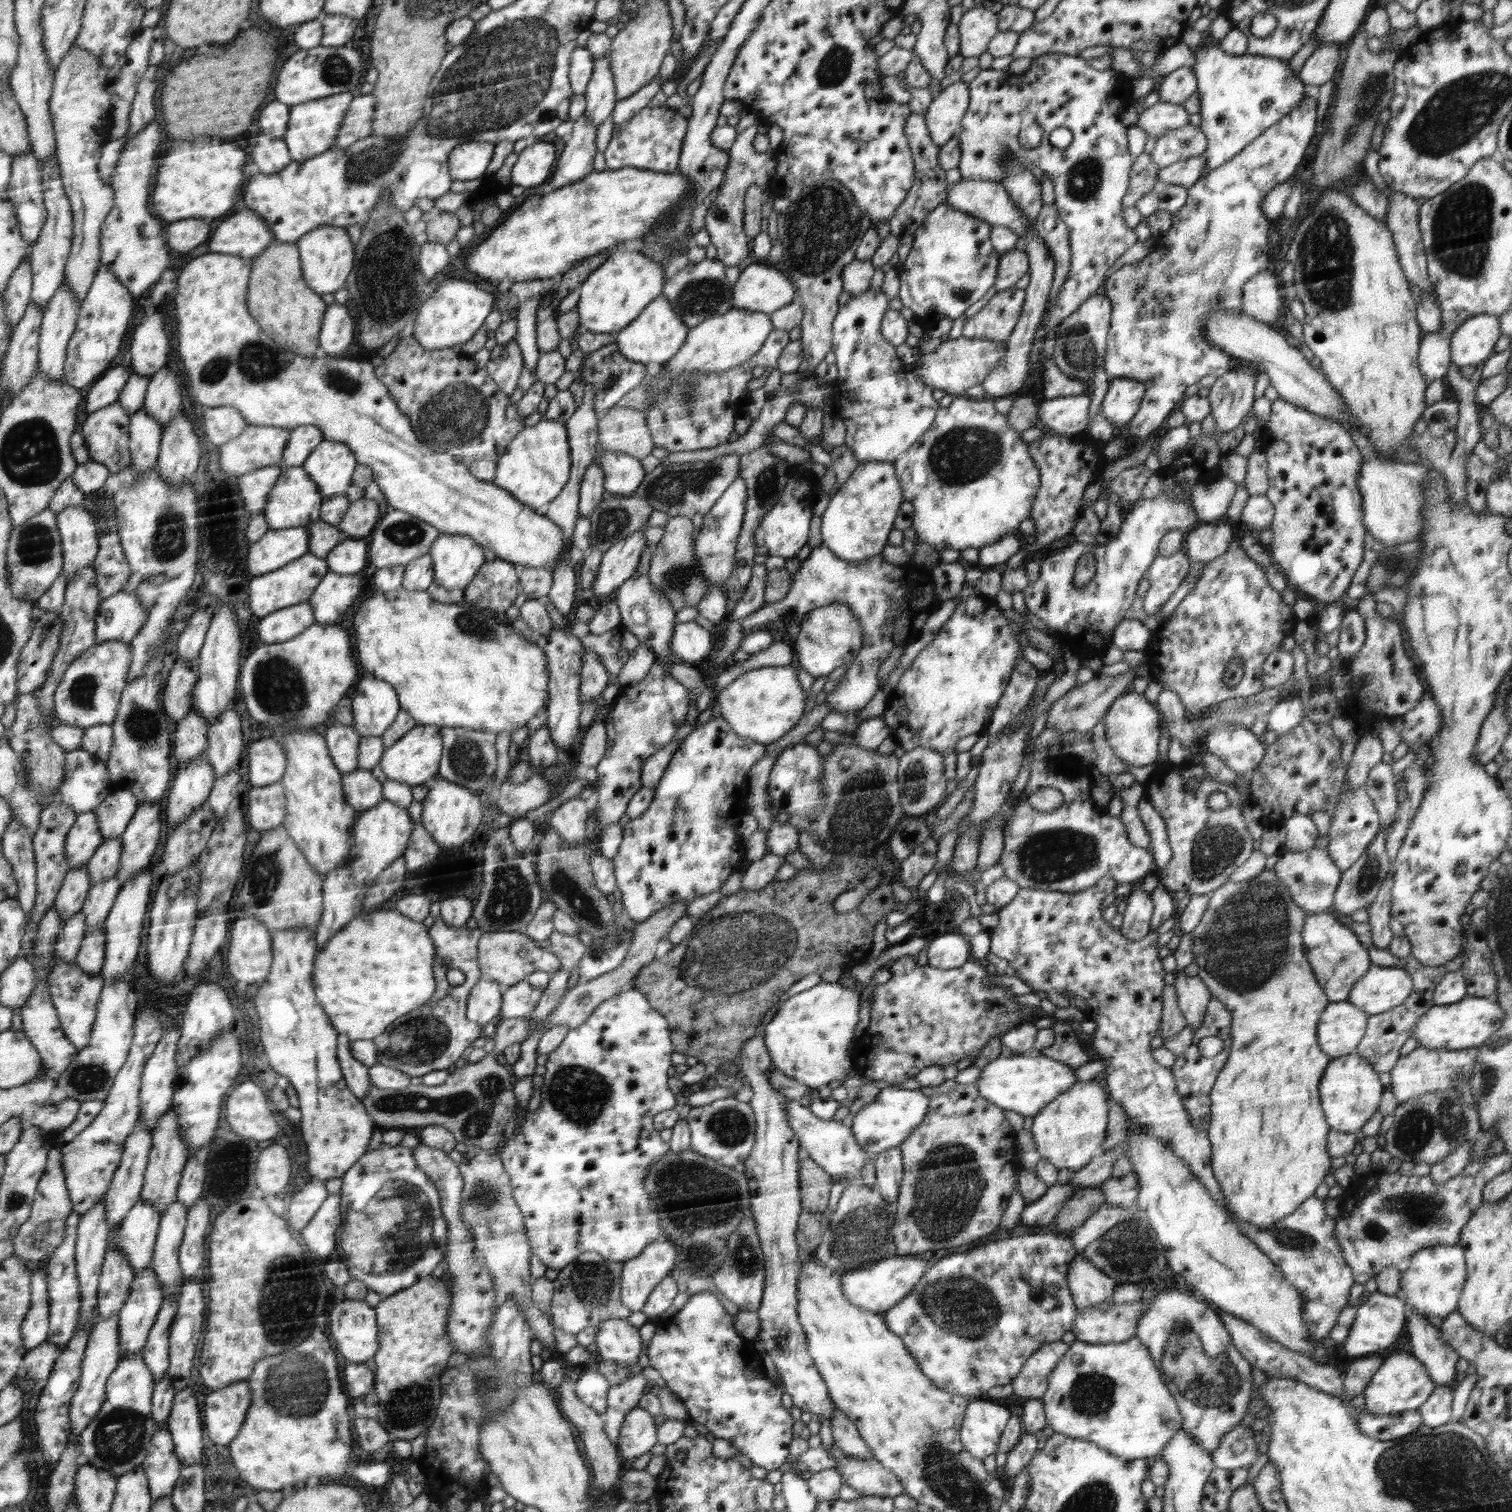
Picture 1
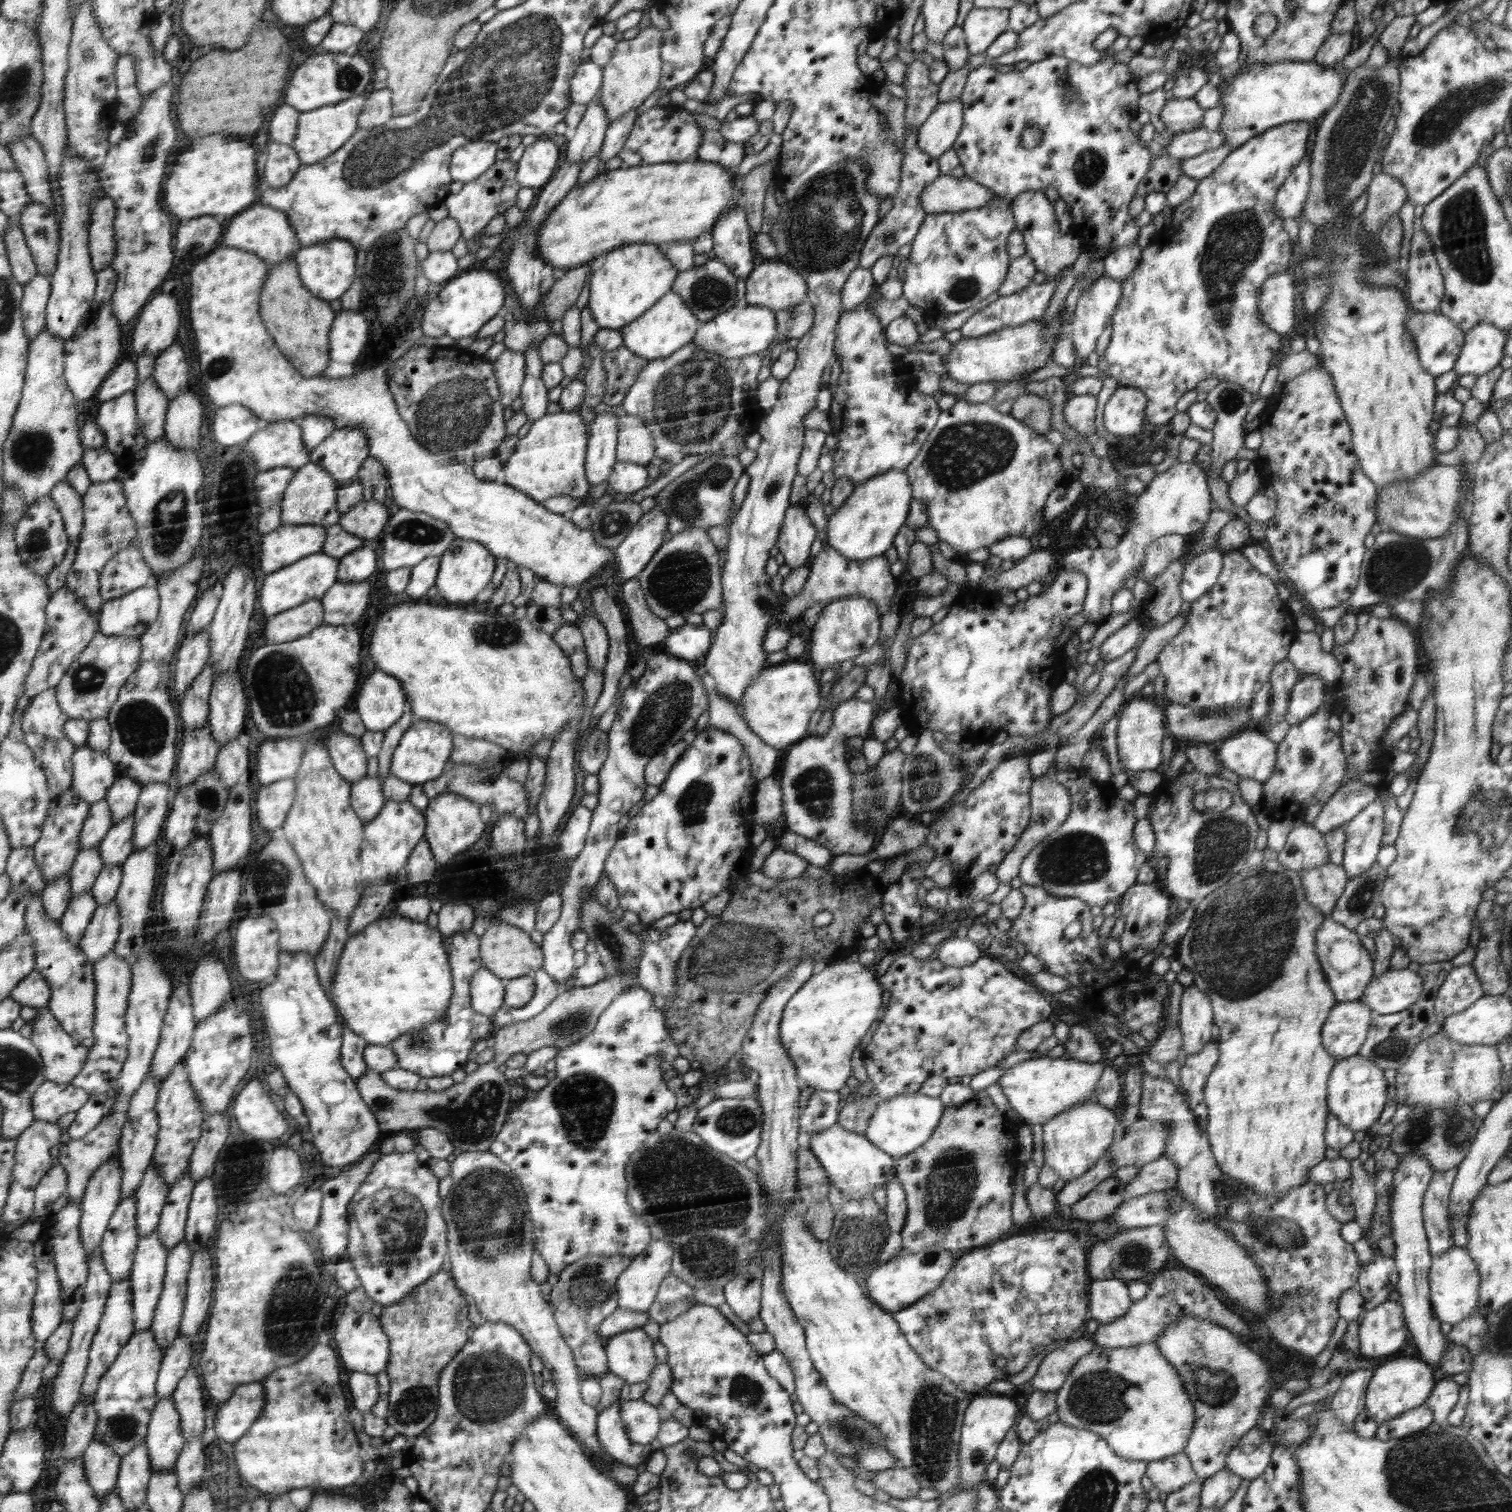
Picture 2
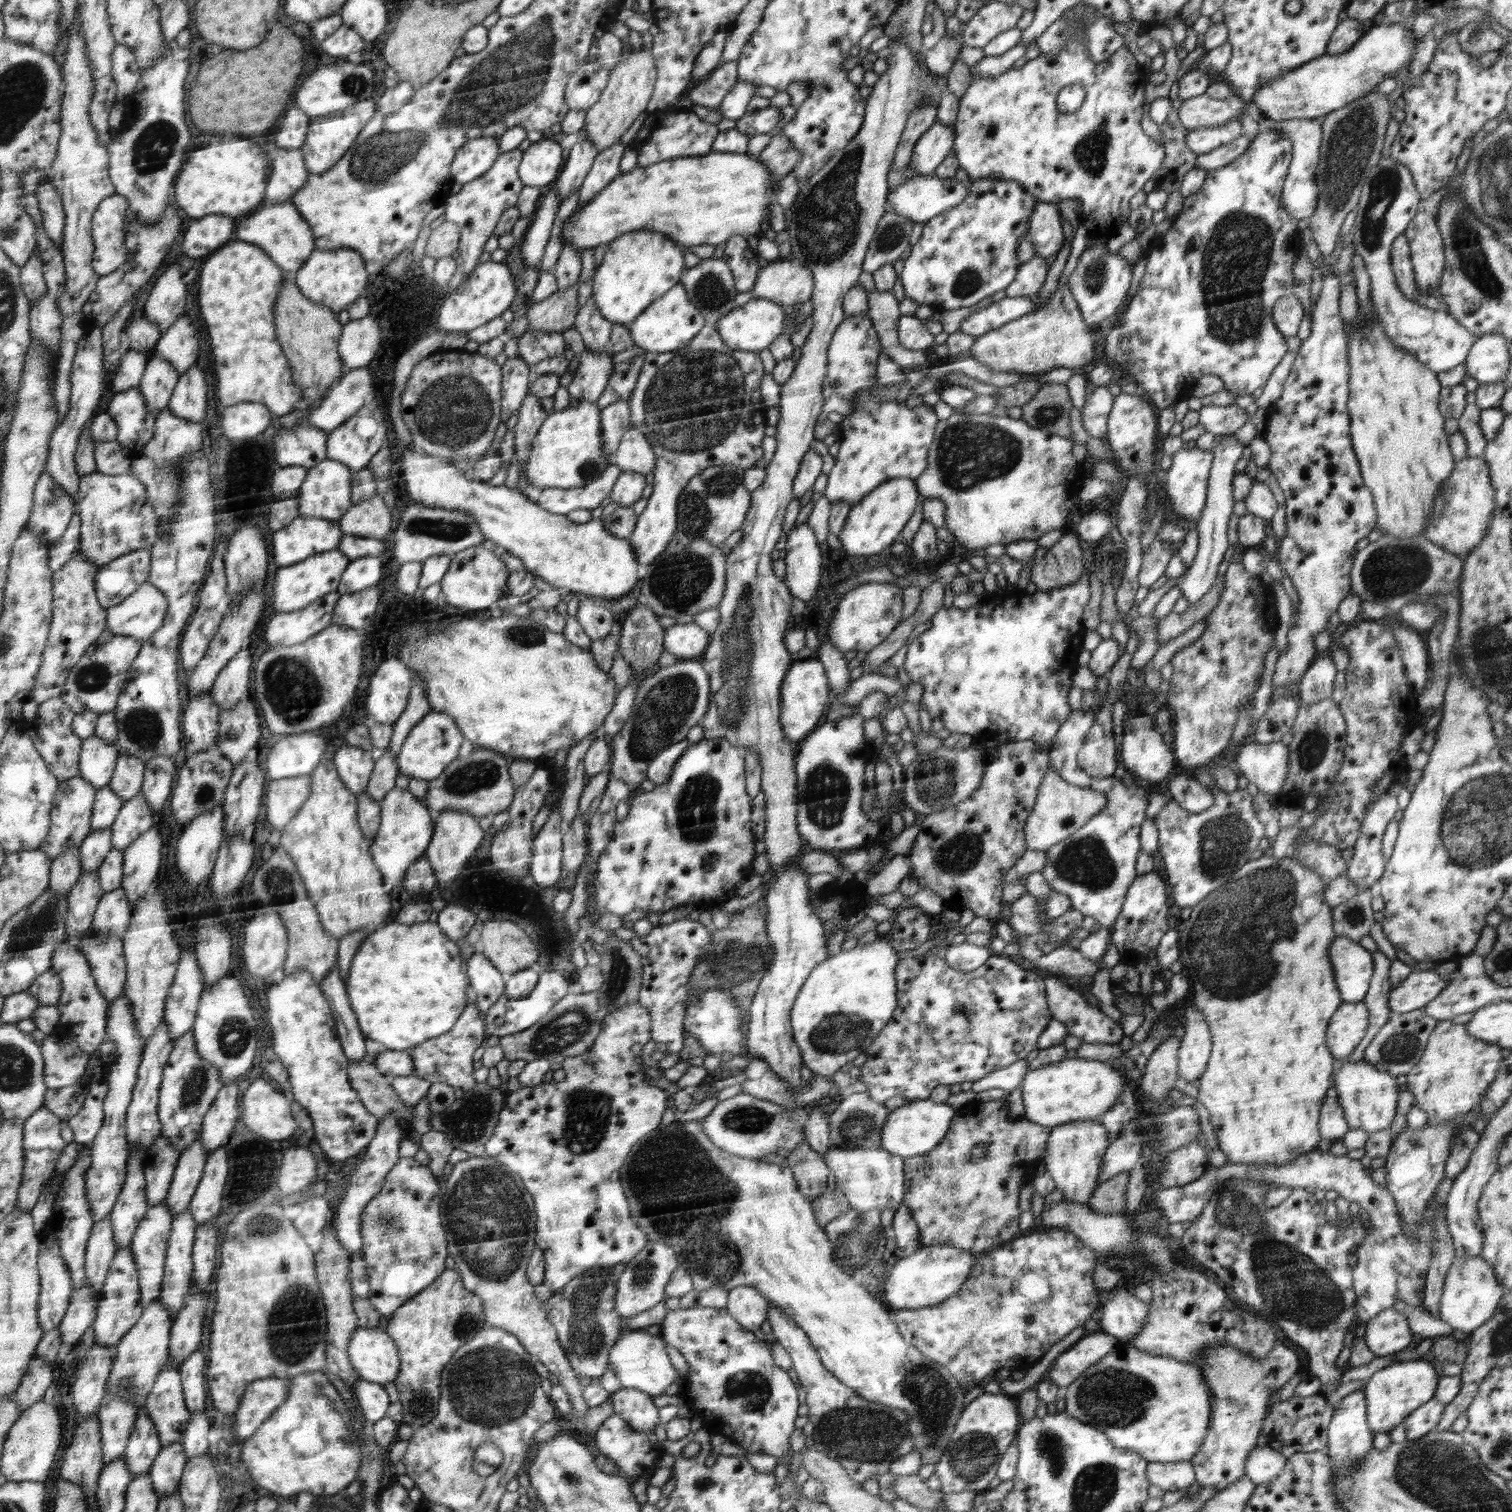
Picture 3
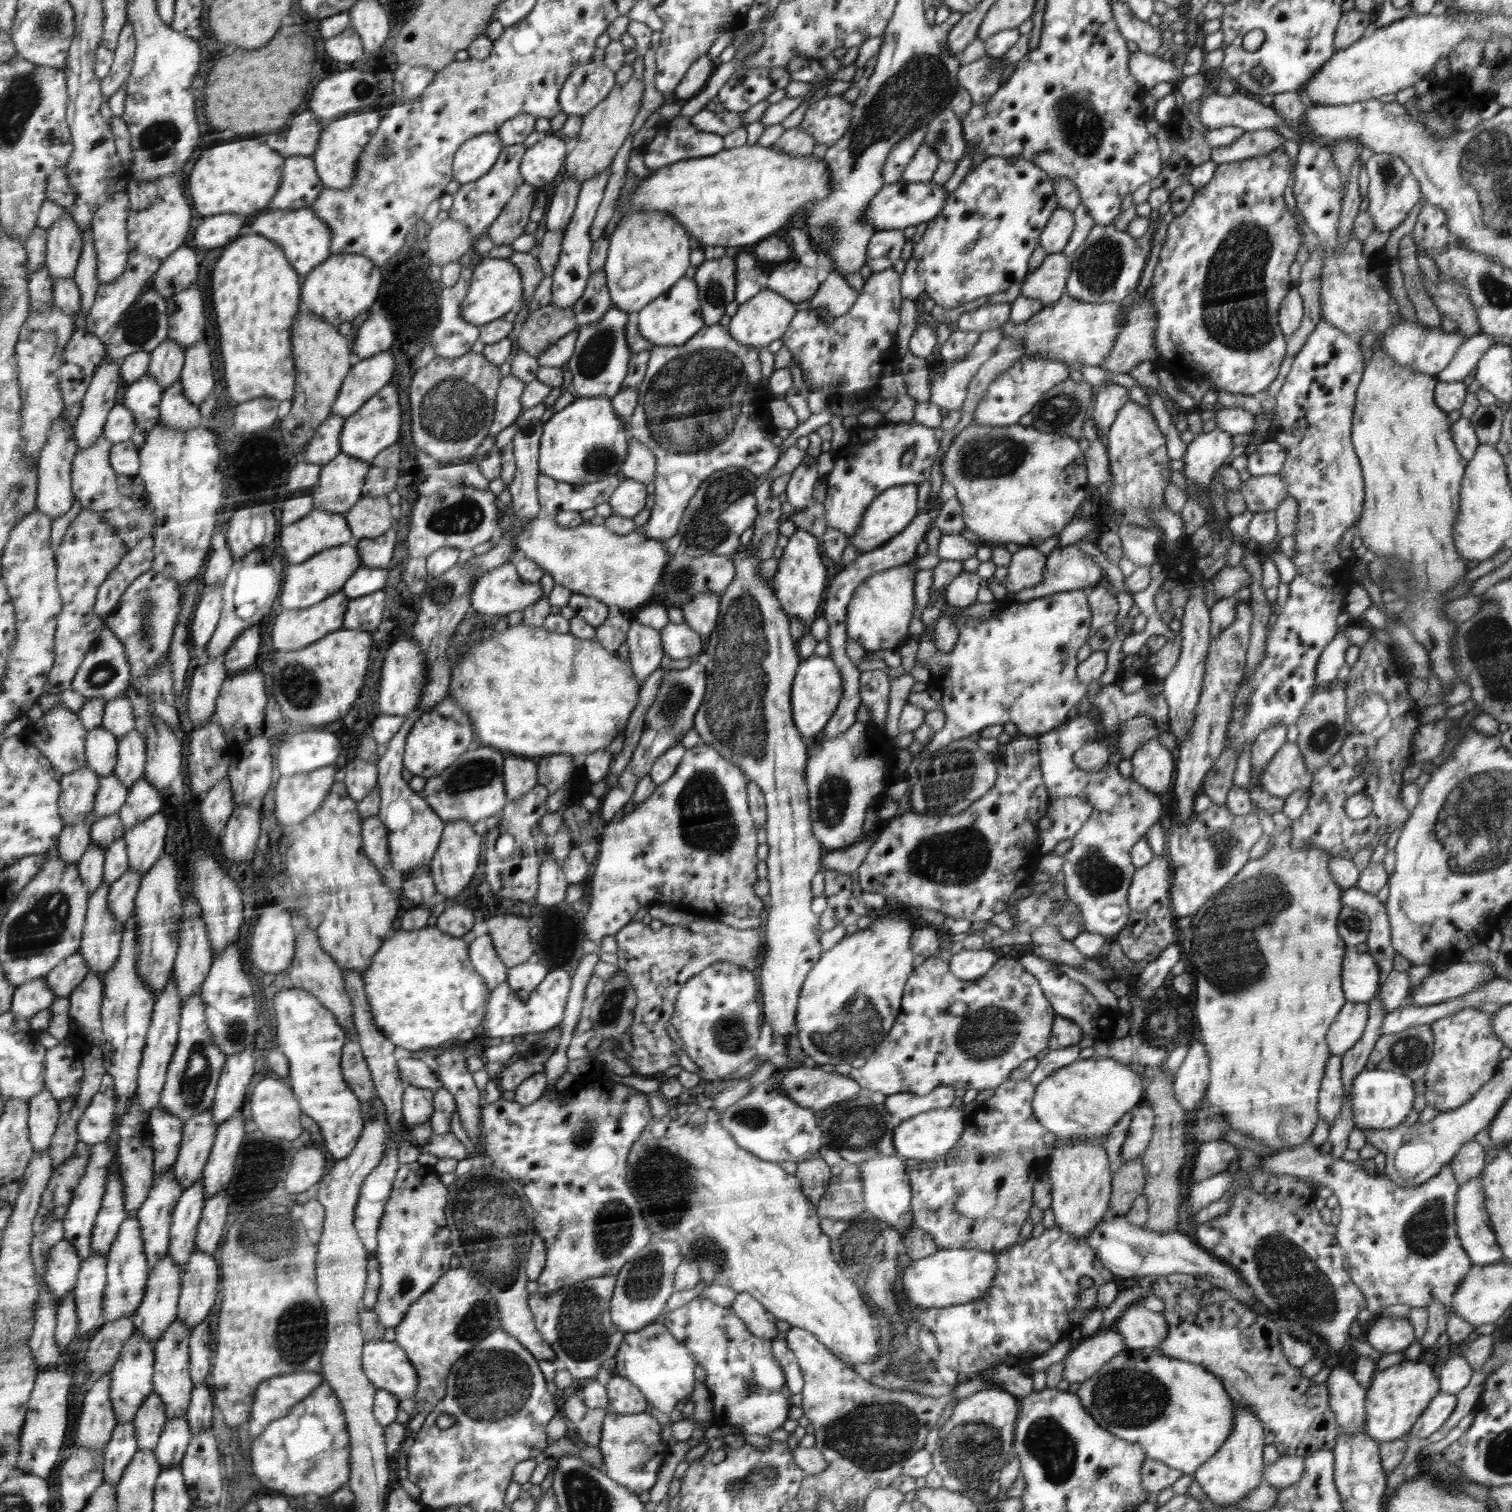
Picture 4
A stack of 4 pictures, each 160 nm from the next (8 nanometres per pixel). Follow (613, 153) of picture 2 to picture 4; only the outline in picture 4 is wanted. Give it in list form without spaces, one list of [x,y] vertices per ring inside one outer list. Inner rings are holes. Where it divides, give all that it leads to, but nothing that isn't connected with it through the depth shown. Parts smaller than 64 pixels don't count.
[[[604,169],[597,177],[590,178],[581,184],[577,198],[576,208],[571,216],[570,222],[565,226],[563,234],[561,253],[552,273],[552,305],[559,309],[571,308],[571,306],[582,296],[586,288],[590,274],[590,250],[592,250],[592,240],[590,239],[590,226],[598,210],[598,205],[602,202],[604,188],[610,176],[610,169]]]

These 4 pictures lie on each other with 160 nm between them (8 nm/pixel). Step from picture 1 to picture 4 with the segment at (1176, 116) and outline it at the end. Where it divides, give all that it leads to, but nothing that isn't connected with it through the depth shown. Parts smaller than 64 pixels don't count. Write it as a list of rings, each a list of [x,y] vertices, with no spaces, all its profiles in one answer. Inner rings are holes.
[[[1236,92],[1230,96],[1211,93],[1199,101],[1201,106],[1196,112],[1197,117],[1208,129],[1236,126],[1244,131],[1256,131],[1290,126],[1272,104],[1265,106],[1243,93]]]

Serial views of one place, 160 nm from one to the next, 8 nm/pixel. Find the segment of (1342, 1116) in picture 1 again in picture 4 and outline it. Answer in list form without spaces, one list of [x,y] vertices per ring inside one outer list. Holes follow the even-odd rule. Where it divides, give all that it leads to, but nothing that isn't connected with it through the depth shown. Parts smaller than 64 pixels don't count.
[[[1362,1069],[1352,1080],[1351,1109],[1355,1126],[1364,1128],[1394,1128],[1402,1125],[1412,1110],[1414,1080],[1399,1071]]]

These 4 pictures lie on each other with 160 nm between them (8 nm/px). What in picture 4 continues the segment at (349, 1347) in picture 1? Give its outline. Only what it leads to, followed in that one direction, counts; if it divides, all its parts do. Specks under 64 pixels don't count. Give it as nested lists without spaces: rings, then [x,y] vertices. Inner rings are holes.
[[[365,1341],[362,1363],[369,1381],[378,1389],[397,1394],[402,1400],[417,1392],[418,1372],[406,1351],[394,1341]]]

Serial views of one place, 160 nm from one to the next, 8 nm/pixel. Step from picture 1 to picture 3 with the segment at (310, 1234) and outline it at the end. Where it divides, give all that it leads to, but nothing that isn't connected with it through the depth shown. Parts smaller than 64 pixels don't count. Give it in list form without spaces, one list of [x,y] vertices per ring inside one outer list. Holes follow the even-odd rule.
[[[393,1112],[382,1118],[381,1126],[379,1126],[377,1134],[371,1141],[371,1145],[366,1149],[366,1154],[363,1154],[361,1163],[358,1163],[347,1178],[347,1187],[343,1192],[343,1198],[336,1206],[333,1212],[331,1226],[337,1234],[338,1242],[345,1246],[346,1250],[354,1253],[354,1250],[362,1248],[362,1237],[360,1230],[356,1226],[360,1226],[360,1215],[362,1209],[374,1198],[374,1195],[381,1189],[382,1183],[386,1175],[398,1159],[401,1157],[400,1148],[402,1142],[402,1127],[398,1123],[399,1118]]]

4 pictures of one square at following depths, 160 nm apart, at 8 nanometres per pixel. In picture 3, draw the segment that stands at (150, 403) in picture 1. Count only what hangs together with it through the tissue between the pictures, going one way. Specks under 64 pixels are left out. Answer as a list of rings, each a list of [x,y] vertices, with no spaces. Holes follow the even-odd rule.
[[[181,314],[176,323],[162,334],[154,350],[162,359],[174,364],[178,375],[182,376],[198,360],[198,334],[198,328],[192,326],[188,316]]]

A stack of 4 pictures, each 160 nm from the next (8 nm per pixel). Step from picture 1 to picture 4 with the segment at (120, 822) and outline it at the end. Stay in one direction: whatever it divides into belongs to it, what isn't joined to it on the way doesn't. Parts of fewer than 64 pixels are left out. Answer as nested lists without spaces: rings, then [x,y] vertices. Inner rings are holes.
[[[132,729],[119,739],[117,763],[113,774],[124,786],[130,788],[144,777],[146,760],[148,760],[148,743],[139,732]]]

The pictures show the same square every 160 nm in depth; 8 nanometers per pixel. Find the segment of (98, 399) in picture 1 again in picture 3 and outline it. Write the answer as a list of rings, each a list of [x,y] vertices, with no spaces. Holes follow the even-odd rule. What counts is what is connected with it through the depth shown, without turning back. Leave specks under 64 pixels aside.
[[[129,350],[112,377],[112,390],[116,393],[122,393],[139,387],[149,358],[148,352]]]

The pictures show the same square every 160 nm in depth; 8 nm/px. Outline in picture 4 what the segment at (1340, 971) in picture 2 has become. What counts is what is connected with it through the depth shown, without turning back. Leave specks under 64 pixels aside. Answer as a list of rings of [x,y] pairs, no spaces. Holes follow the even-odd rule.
[[[1348,947],[1342,961],[1341,985],[1347,1002],[1368,1002],[1380,987],[1383,976],[1368,953]]]

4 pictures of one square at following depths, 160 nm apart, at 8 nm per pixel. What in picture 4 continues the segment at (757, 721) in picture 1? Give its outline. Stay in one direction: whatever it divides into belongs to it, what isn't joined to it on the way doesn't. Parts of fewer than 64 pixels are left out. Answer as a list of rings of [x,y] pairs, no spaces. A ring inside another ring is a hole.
[[[814,654],[802,662],[792,688],[793,721],[801,736],[808,739],[808,736],[823,732],[828,718],[833,716],[834,710],[840,705],[842,693],[844,680],[841,678],[841,669],[832,658]]]

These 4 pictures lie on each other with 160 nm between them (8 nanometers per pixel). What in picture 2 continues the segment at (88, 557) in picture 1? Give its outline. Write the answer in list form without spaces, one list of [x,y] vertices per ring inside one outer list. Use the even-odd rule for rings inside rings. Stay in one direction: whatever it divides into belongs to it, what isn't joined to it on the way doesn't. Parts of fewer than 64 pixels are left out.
[[[64,478],[52,489],[50,496],[60,511],[69,542],[77,547],[85,517],[83,495],[75,492]]]

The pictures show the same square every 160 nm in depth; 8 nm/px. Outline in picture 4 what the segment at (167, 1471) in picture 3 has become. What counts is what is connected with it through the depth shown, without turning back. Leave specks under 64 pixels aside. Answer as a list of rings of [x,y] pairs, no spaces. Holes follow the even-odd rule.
[[[185,1414],[168,1418],[161,1438],[156,1443],[157,1448],[153,1450],[158,1462],[161,1463],[161,1470],[182,1462],[191,1438],[190,1426]]]

